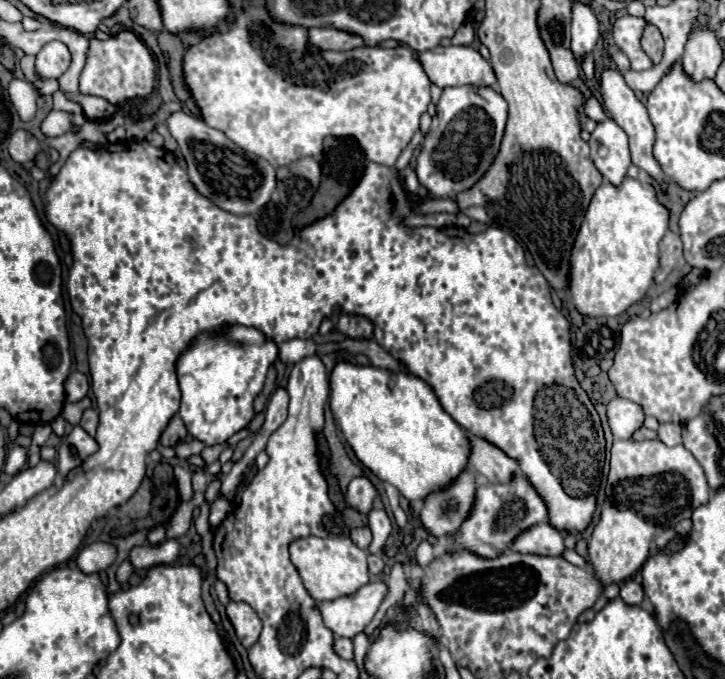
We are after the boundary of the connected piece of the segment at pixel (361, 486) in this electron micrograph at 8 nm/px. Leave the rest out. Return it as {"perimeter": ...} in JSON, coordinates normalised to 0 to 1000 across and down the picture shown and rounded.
{"perimeter":[[[491,703],[477,723],[477,744],[494,756],[508,756],[513,750],[513,735],[519,732],[516,714],[505,703]]]}

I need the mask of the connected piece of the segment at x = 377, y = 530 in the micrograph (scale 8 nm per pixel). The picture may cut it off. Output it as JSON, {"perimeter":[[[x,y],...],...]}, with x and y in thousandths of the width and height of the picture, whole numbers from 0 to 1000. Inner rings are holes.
{"perimeter":[[[510,753],[508,770],[510,770],[510,782],[516,788],[516,797],[510,800],[510,814],[524,814],[524,809],[530,806],[530,797],[535,794],[535,788],[541,782],[541,767],[535,764],[532,753]]]}

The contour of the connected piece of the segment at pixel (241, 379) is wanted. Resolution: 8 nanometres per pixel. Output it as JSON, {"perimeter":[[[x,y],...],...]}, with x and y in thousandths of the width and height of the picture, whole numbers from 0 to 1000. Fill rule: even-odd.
{"perimeter":[[[320,479],[268,496],[243,532],[251,576],[246,611],[254,620],[259,641],[279,649],[284,658],[292,658],[312,652],[323,638],[334,635],[350,614],[350,588],[364,573],[370,541],[381,526],[383,508],[350,482]]]}

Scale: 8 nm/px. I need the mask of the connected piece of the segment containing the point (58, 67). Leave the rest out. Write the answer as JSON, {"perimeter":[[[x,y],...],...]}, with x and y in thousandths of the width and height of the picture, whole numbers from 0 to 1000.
{"perimeter":[[[86,60],[63,63],[50,81],[50,108],[61,116],[80,116],[97,99],[97,75]]]}

